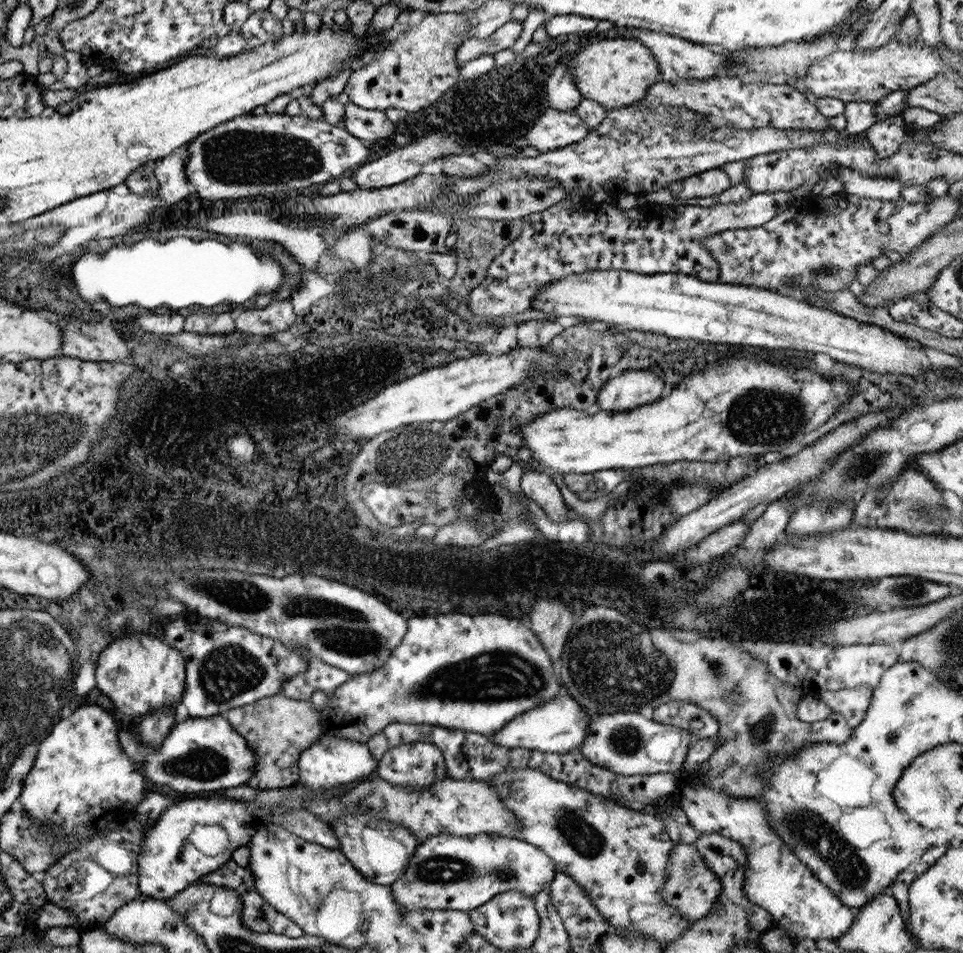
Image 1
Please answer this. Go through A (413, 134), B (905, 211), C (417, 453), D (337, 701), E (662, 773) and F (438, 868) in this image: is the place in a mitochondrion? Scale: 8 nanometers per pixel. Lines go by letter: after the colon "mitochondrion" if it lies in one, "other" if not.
A: other
B: other
C: mitochondrion
D: other
E: other
F: mitochondrion

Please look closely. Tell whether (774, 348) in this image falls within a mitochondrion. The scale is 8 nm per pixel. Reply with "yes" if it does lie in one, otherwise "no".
no

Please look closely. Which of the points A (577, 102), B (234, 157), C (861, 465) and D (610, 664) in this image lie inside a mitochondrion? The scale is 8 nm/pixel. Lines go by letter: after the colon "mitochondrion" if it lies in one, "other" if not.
A: other
B: mitochondrion
C: mitochondrion
D: mitochondrion

